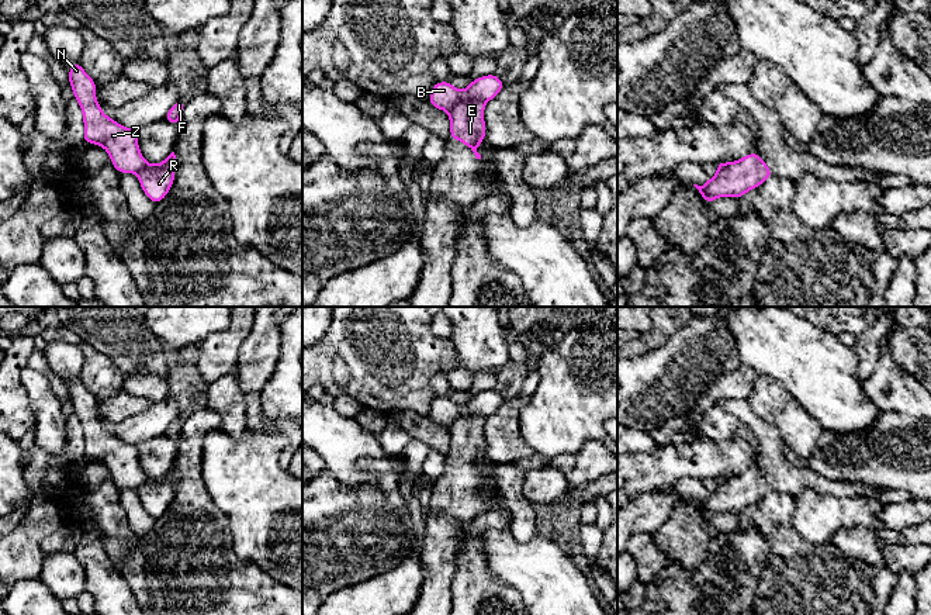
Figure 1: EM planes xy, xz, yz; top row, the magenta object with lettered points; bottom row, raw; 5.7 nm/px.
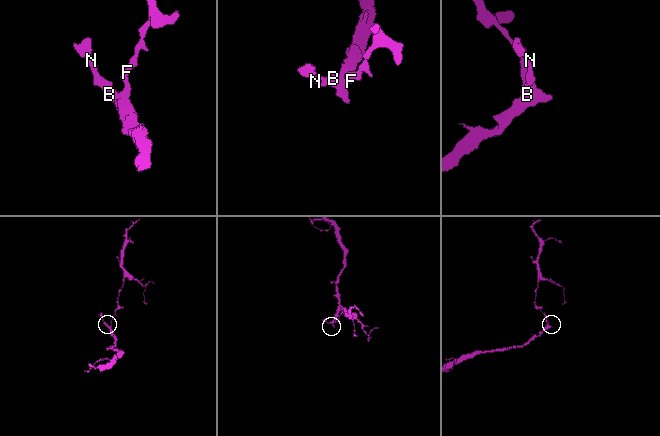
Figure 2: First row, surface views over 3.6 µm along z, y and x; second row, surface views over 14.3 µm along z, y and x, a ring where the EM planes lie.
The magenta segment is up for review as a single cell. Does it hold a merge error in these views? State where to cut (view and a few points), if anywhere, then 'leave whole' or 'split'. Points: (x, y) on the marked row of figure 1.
cut in xz along (485, 100), (460, 99), (447, 111); split

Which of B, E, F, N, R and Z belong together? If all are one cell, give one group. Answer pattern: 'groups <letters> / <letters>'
groups B F N Z / E R

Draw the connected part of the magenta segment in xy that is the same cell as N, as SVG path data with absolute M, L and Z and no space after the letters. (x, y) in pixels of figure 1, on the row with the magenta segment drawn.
M75 62L68 75L73 97L83 113L83 142L103 146L118 173L138 173L143 167L152 166L139 151L138 131L122 127L101 111L101 106L96 100L97 84L84 72L80 62Z

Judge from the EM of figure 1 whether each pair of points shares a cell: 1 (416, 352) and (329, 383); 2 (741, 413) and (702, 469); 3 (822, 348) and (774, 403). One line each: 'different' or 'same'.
1: same
2: different
3: different

